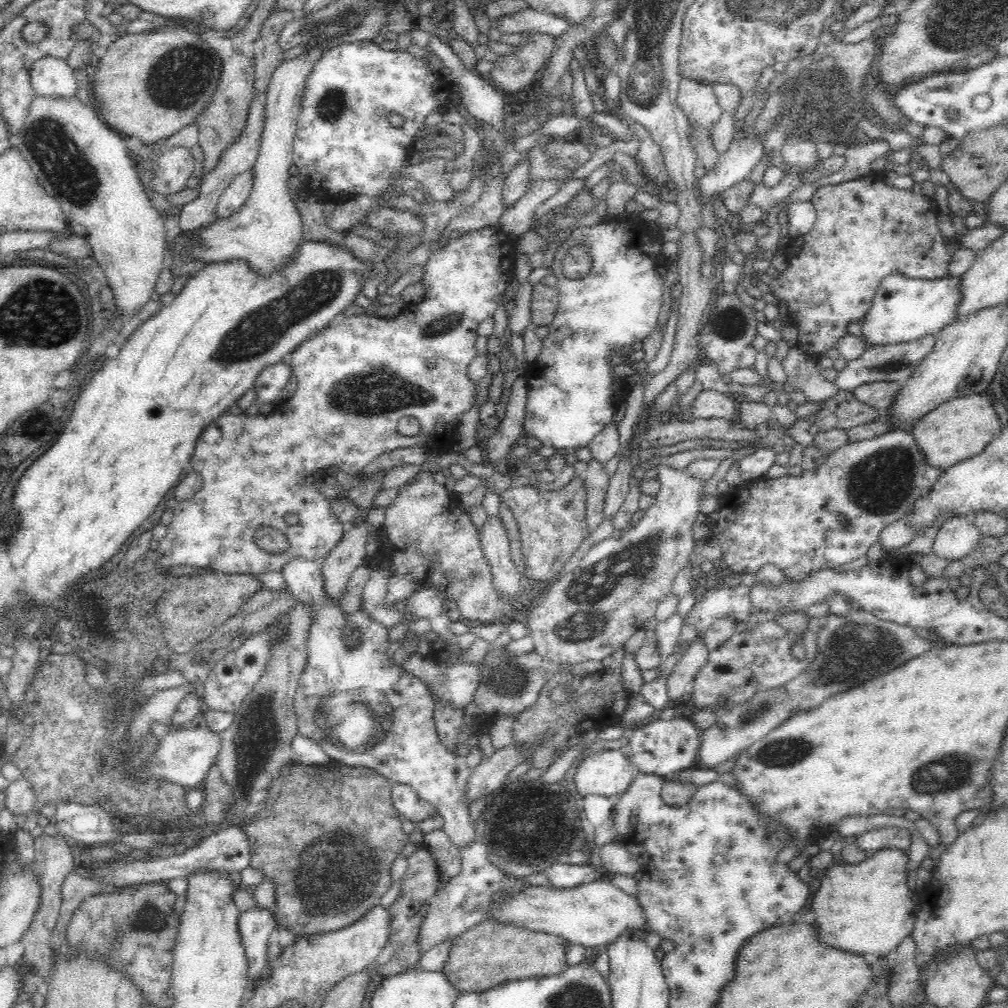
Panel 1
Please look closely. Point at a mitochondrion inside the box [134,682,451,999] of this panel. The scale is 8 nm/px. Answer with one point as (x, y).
(336, 873)

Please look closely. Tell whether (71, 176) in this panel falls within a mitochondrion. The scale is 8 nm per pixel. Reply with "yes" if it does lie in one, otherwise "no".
yes

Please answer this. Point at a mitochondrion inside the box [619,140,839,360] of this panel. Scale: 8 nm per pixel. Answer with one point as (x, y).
(727, 331)

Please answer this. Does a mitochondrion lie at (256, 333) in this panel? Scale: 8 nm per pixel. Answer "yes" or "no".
yes

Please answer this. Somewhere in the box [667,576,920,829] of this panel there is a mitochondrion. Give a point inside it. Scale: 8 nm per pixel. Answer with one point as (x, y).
(854, 650)

